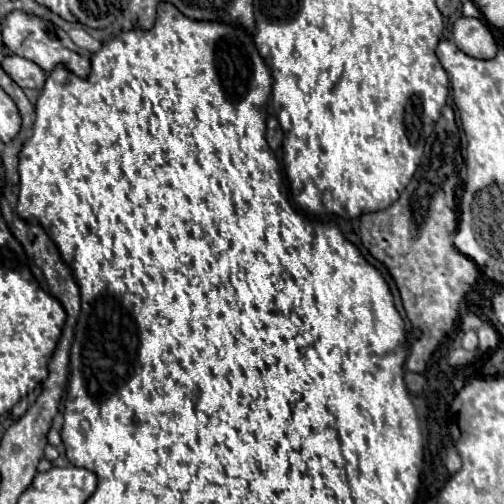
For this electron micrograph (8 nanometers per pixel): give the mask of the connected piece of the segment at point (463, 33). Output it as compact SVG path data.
M458 17L452 25L452 37L456 47L470 57L492 59L496 55L496 41L480 19Z

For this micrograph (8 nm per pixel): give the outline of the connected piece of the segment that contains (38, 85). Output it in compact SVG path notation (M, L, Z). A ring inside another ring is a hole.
M6 55L2 61L2 69L22 87L22 89L42 89L48 73L40 69L34 61L28 61L18 55Z

